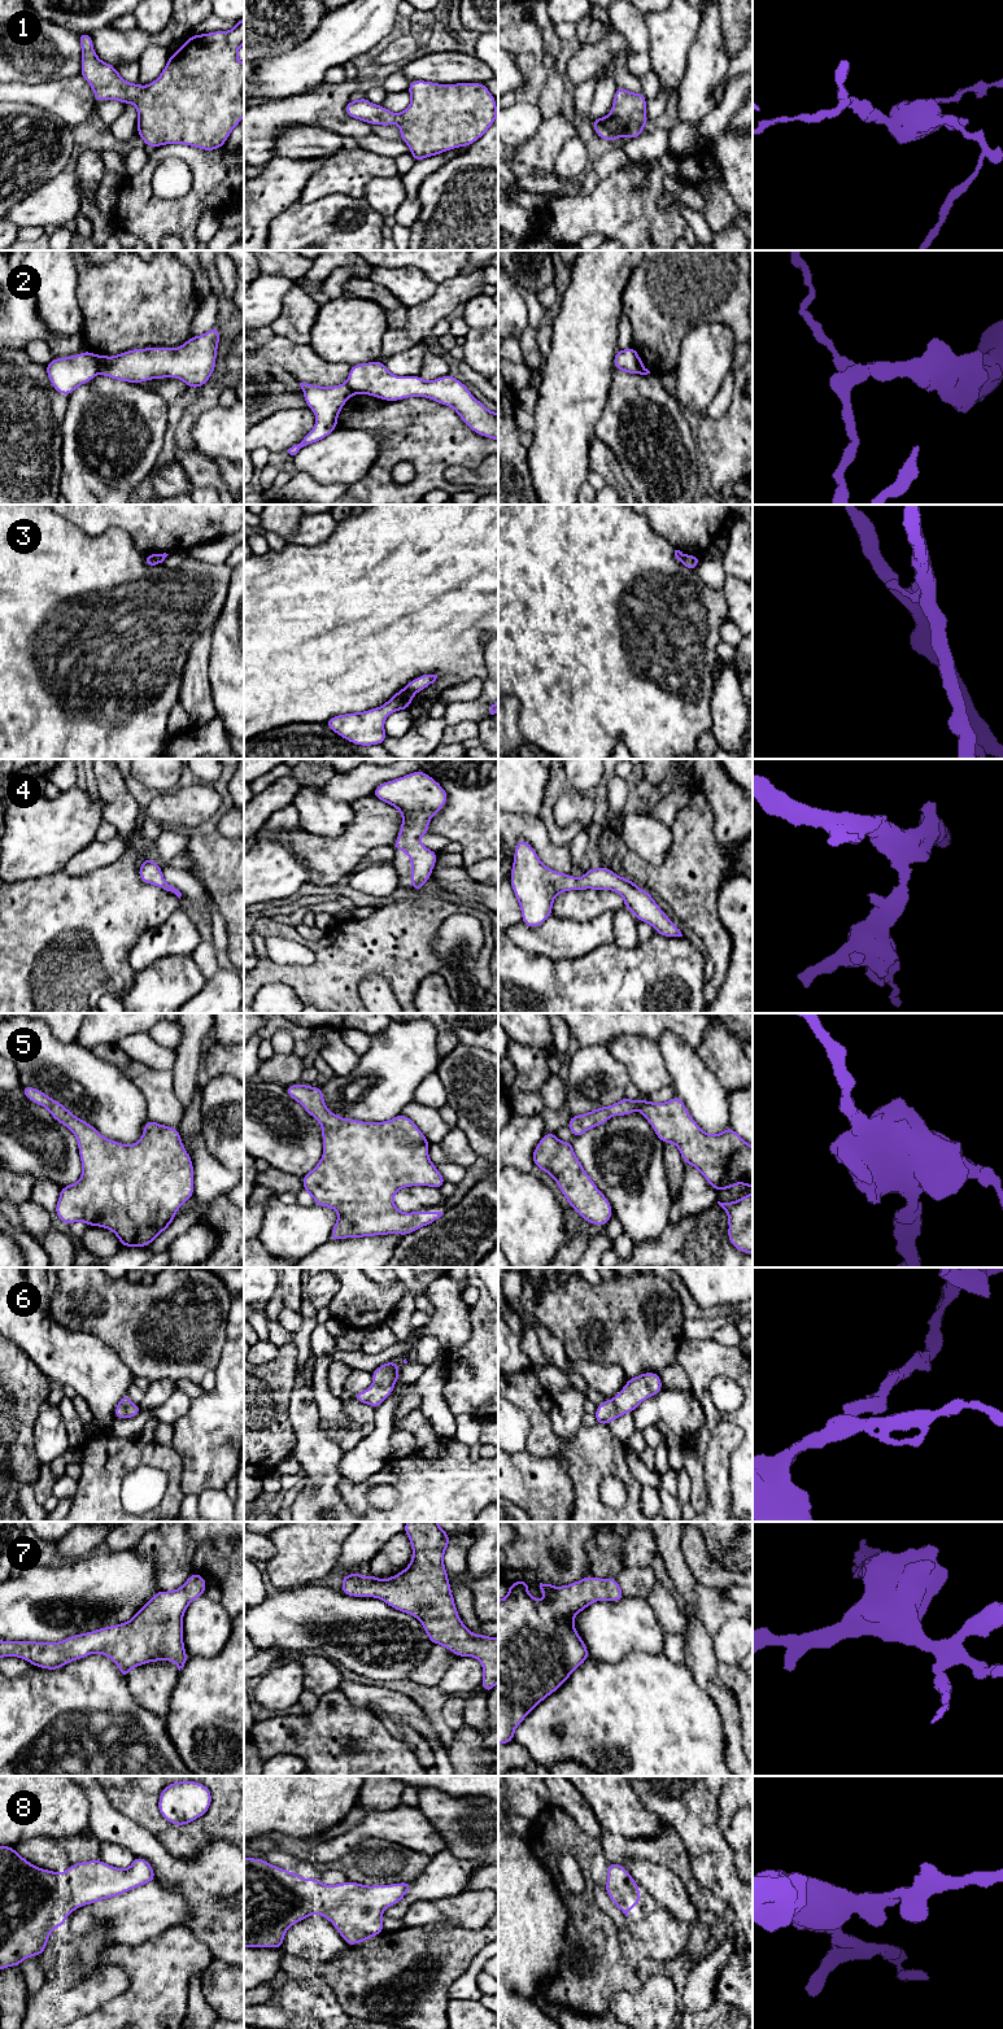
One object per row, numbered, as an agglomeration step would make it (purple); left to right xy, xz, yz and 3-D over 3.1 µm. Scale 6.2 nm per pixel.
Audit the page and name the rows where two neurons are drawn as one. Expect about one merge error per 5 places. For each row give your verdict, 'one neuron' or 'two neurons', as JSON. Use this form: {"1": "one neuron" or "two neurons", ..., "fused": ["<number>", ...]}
{"1": "one neuron", "2": "two neurons", "3": "two neurons", "4": "one neuron", "5": "one neuron", "6": "one neuron", "7": "one neuron", "8": "one neuron", "fused": ["2", "3"]}

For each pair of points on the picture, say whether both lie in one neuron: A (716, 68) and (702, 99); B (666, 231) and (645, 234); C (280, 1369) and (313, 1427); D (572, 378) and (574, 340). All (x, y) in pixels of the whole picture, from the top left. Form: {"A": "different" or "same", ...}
{"A": "same", "B": "same", "C": "different", "D": "same"}

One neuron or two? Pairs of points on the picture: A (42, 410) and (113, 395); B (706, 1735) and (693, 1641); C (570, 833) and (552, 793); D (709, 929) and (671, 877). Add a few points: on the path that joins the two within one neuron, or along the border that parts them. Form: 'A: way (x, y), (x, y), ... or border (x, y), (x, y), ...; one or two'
A: border (69, 396), (61, 435); two
B: border (685, 1662), (694, 1681), (709, 1696), (718, 1710); two
C: way (557, 832), (548, 821), (548, 806); one
D: way (700, 915), (692, 893), (685, 886); one

